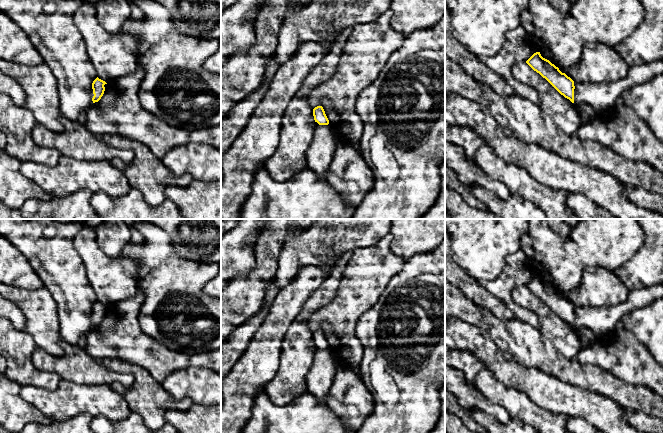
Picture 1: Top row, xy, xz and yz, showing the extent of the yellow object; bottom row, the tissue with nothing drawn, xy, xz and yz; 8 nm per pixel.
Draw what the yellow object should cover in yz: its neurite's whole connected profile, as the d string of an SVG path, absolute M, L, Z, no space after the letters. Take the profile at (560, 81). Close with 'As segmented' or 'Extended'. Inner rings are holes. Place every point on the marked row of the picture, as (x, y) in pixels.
M540 52L534 53L526 63L543 78L545 78L561 95L569 99L572 103L586 103L592 106L598 113L604 112L615 106L616 99L621 96L622 92L631 85L647 82L654 76L663 73L663 60L649 62L640 66L629 68L625 78L611 83L575 83L565 73L562 73L558 67L549 60L543 58Z. Extended

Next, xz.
M322 106L313 109L313 116L316 128L312 143L307 151L307 168L325 179L340 140L329 124Z. Extended

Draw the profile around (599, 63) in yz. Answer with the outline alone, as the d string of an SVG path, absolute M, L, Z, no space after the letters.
M599 42L584 44L580 62L570 69L559 69L574 83L611 83L625 78L629 67L609 45Z

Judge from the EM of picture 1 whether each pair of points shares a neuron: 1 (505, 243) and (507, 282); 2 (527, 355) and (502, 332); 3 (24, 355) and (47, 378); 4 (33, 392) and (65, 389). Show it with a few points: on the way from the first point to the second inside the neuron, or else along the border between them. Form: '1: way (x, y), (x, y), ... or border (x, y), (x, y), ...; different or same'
1: border (519, 249), (506, 257), (503, 269), (495, 277); different
2: way (521, 349), (508, 338); same
3: way (24, 363), (39, 378); same
4: way (41, 396), (57, 396); same

